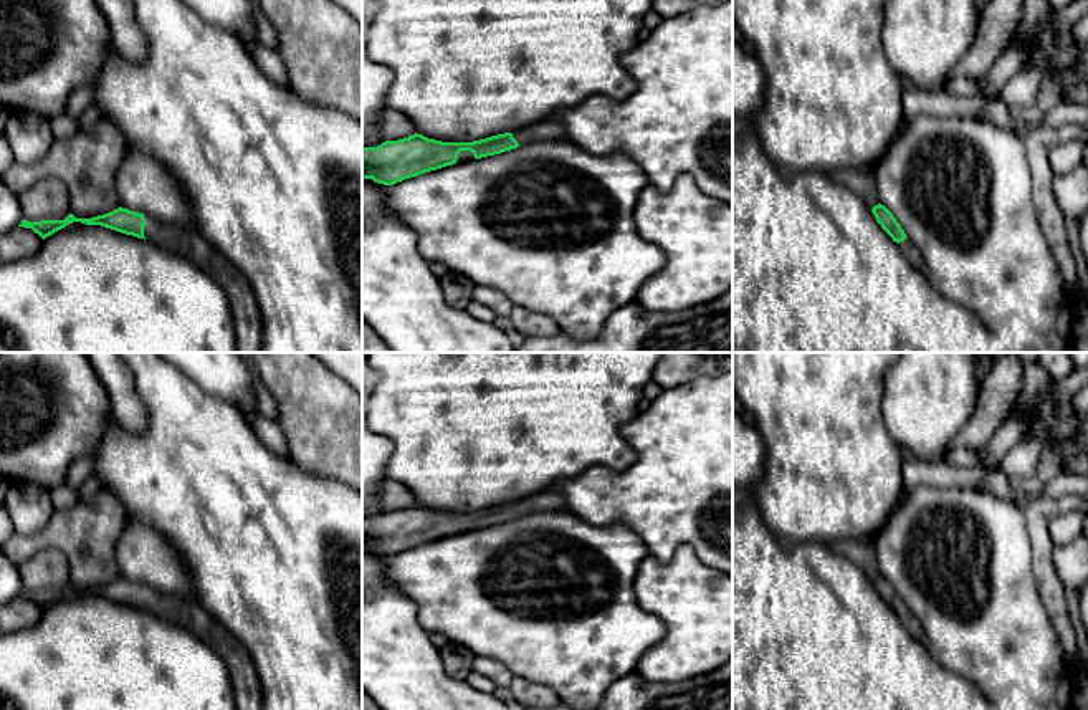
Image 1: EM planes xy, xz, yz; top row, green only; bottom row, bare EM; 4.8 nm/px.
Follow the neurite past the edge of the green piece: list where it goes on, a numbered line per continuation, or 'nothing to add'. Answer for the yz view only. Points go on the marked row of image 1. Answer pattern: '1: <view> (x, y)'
1: yz (910, 252)

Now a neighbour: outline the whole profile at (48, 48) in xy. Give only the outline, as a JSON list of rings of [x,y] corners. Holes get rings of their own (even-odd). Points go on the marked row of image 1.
[[[0,0],[0,104],[51,119],[64,113],[69,94],[98,76],[111,31],[96,0]]]

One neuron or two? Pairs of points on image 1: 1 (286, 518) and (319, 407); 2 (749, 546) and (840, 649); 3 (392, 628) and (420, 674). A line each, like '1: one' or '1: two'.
1: two
2: one
3: one

